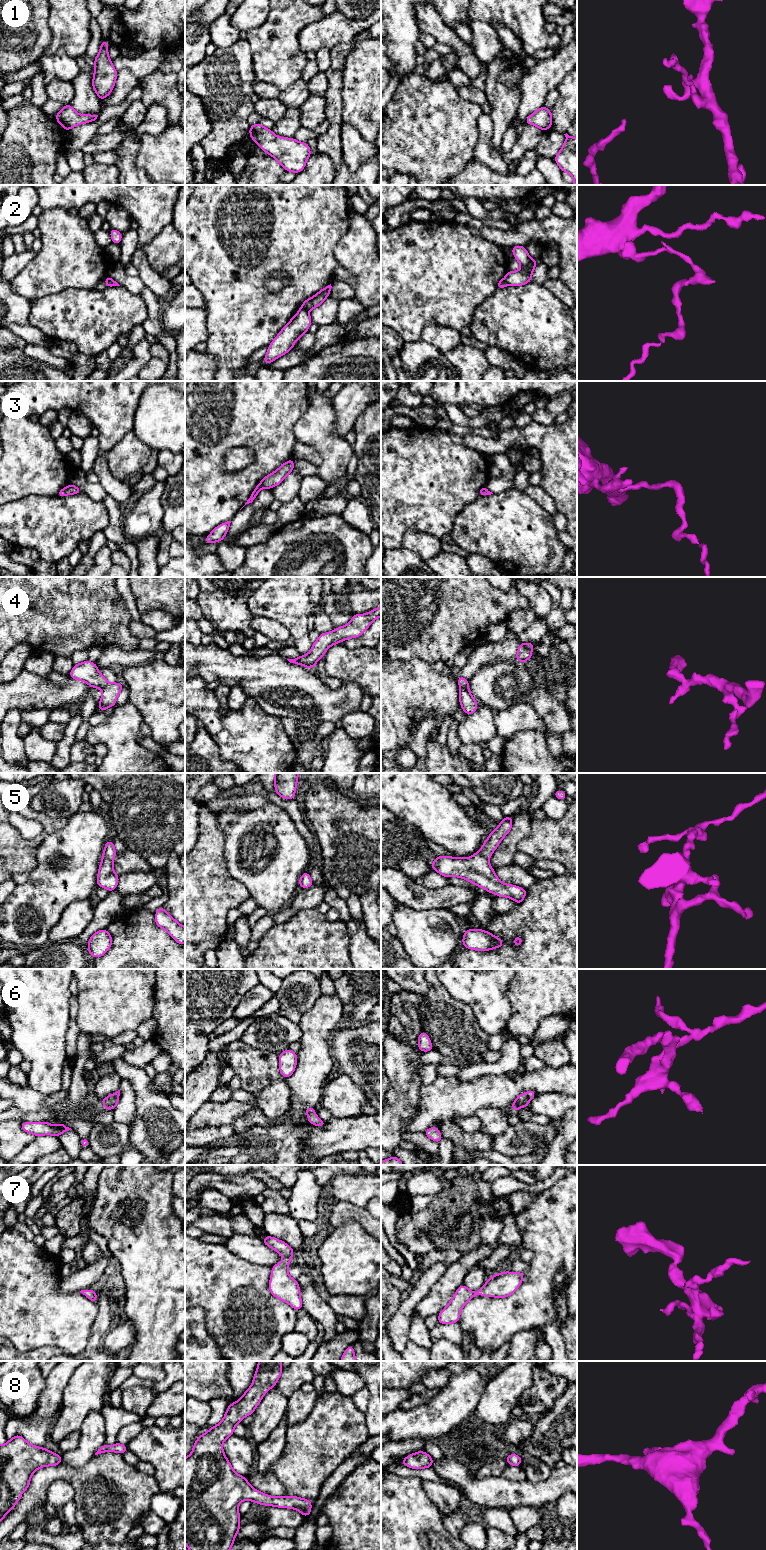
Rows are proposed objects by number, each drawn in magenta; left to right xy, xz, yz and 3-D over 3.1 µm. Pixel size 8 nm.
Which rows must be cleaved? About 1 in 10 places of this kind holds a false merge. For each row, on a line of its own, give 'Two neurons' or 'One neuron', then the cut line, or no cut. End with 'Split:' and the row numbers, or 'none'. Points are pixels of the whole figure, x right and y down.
1: One neuron. No split
2: Two neurons. Split along xz (300, 308), (307, 311)
3: One neuron. No split
4: One neuron. No split
5: One neuron. No split
6: One neuron. No split
7: One neuron. No split
8: One neuron. No split
Split: 2

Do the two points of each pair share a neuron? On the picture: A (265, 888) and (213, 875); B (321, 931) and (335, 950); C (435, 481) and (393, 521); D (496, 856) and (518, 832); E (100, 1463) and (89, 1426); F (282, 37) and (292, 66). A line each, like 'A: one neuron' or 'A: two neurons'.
A: two neurons
B: one neuron
C: one neuron
D: one neuron
E: two neurons
F: one neuron

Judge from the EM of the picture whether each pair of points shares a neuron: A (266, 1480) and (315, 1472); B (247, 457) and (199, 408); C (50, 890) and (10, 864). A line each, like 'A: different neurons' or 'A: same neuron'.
A: different neurons
B: different neurons
C: different neurons

